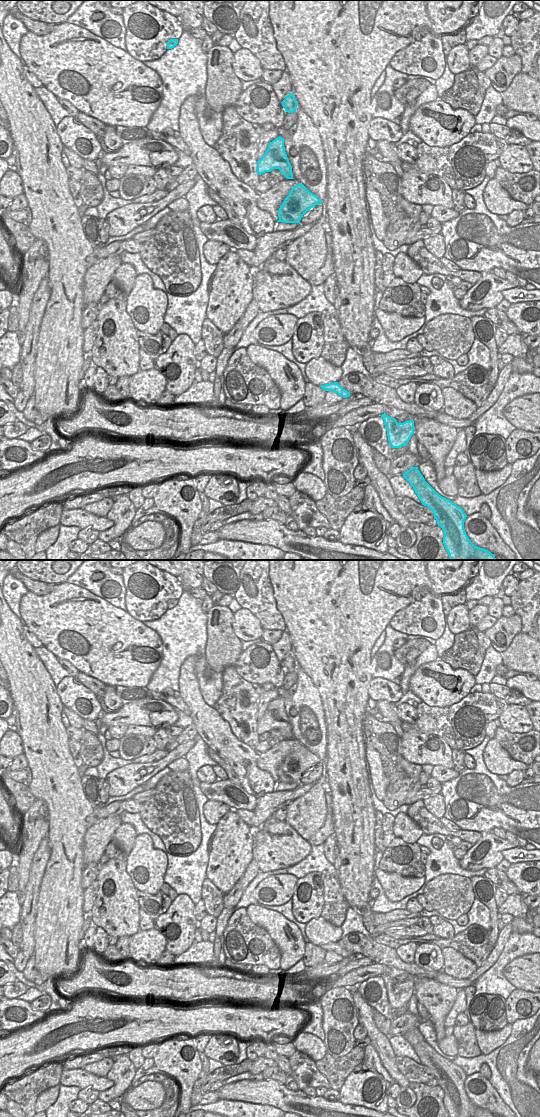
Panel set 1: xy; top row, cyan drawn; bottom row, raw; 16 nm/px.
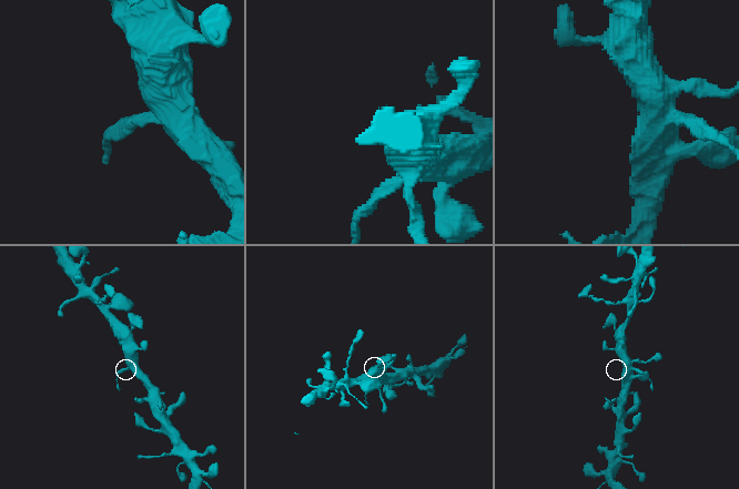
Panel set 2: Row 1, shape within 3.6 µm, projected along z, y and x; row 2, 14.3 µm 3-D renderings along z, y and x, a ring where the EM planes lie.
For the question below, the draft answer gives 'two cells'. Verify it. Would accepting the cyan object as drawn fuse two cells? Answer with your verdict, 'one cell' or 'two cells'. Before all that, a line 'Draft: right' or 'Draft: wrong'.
Draft: wrong
one cell

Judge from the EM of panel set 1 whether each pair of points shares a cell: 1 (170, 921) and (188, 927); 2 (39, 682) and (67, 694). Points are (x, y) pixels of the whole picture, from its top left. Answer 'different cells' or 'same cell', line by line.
1: same cell
2: different cells

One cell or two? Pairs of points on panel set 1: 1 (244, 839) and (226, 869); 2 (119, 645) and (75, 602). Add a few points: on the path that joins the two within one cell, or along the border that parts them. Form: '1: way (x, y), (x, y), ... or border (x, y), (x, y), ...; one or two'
1: way (237, 846), (227, 862); one
2: way (108, 635), (86, 613); one

